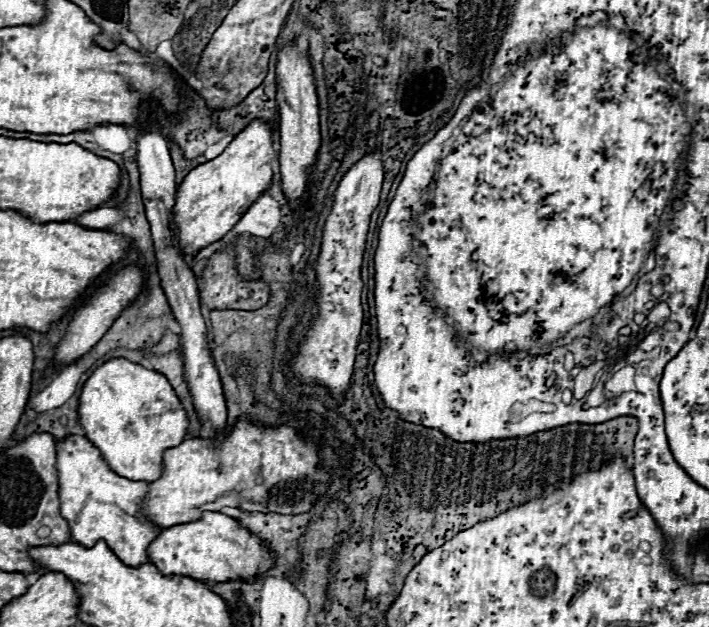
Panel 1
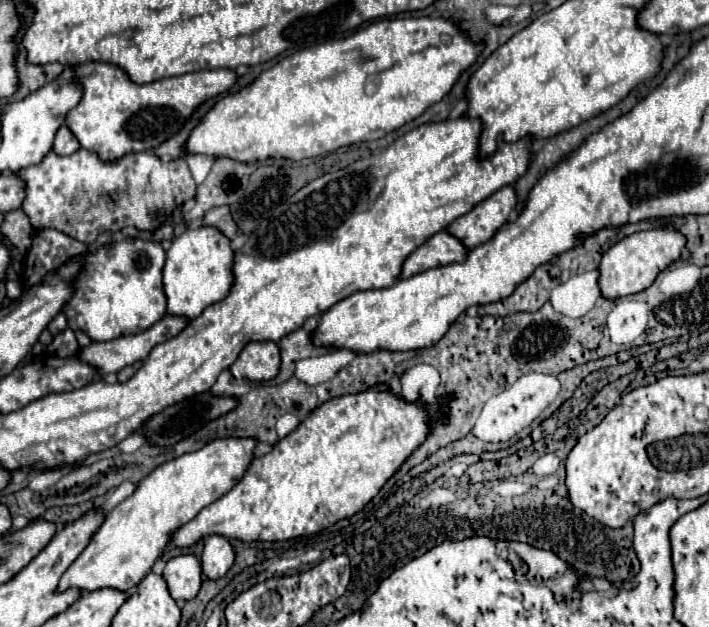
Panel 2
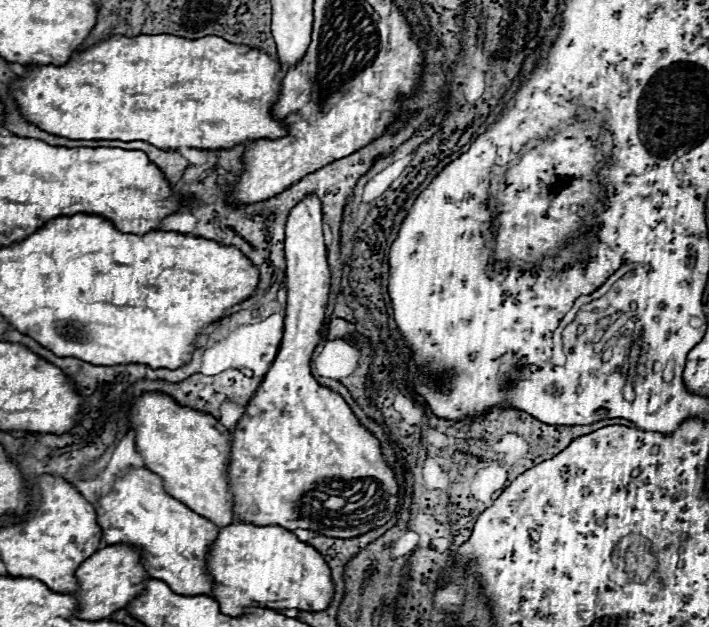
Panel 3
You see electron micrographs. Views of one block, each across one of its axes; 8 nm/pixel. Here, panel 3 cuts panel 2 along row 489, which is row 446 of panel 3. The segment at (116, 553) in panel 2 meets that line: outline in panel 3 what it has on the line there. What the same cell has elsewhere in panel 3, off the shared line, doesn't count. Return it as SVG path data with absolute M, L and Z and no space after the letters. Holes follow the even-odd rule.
M142 394L130 410L136 448L150 472L164 480L164 488L176 500L212 520L218 528L240 522L234 514L234 500L228 482L228 460L232 434L214 416L178 406L164 394Z

